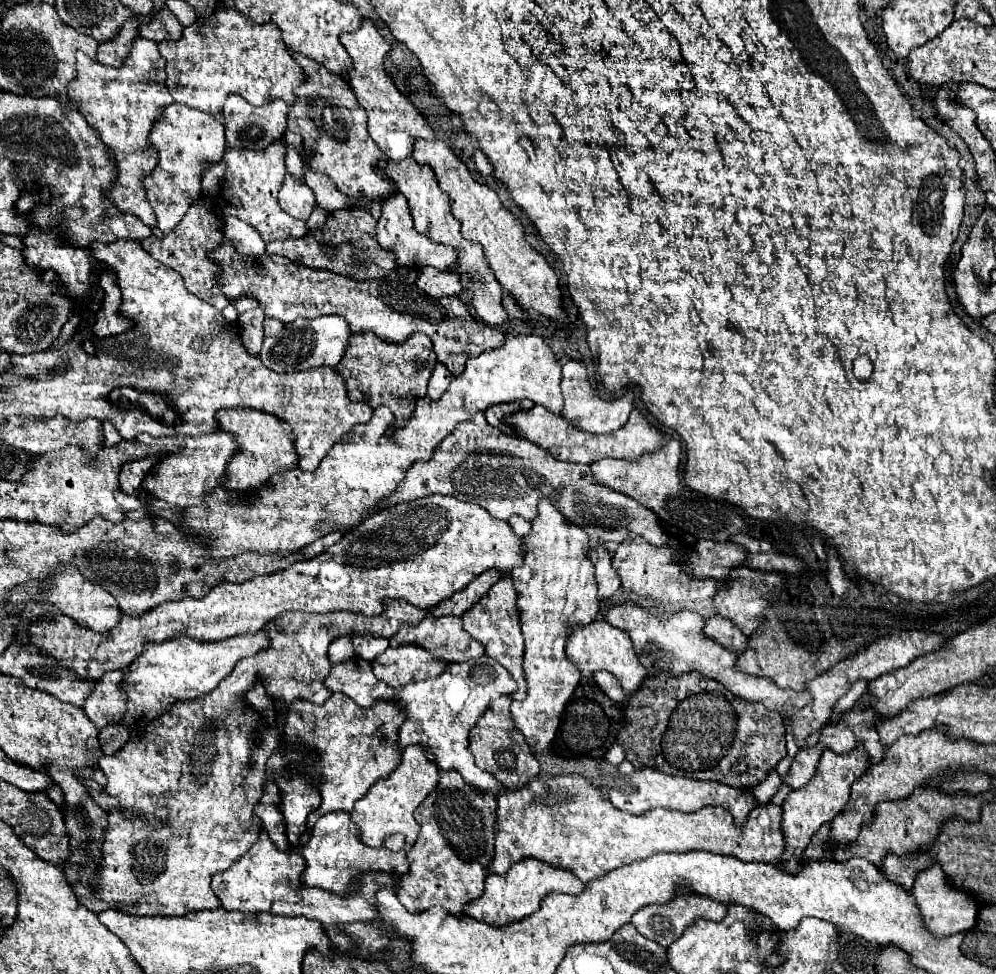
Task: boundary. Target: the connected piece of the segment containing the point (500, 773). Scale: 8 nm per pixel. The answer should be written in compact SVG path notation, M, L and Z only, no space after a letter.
M505 695L495 699L494 707L488 708L486 714L480 716L480 720L470 730L470 736L468 736L470 750L472 750L472 754L476 758L476 766L482 768L484 772L492 774L494 778L498 778L500 784L506 786L508 790L526 786L540 772L538 760L528 750L530 746L522 738L522 732L514 726L514 720L512 720L510 714L511 702L512 698Z

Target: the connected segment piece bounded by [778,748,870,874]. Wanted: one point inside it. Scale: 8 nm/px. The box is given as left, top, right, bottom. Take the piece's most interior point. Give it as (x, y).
(824, 797)

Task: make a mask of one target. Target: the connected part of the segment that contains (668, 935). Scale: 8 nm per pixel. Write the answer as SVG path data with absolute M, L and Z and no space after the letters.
M680 892L680 894L678 894L672 902L668 902L668 904L644 906L642 910L638 910L638 912L632 916L632 924L634 924L634 928L636 928L642 936L646 936L646 938L658 942L660 946L668 948L674 940L678 940L678 938L682 936L682 932L684 932L688 926L694 924L694 920L720 922L720 920L726 916L726 912L728 912L728 908L722 906L720 902L712 902L712 898L700 898L700 896L696 896L696 894L686 894L686 892L682 894L682 892Z

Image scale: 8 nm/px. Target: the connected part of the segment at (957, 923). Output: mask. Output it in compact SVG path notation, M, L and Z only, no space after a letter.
M932 864L930 868L922 870L914 882L912 896L916 900L916 906L922 914L922 922L926 930L934 938L948 938L958 932L972 930L976 926L976 914L978 914L978 900L974 900L970 894L964 894L964 890L958 890L946 882L946 876L938 864Z

